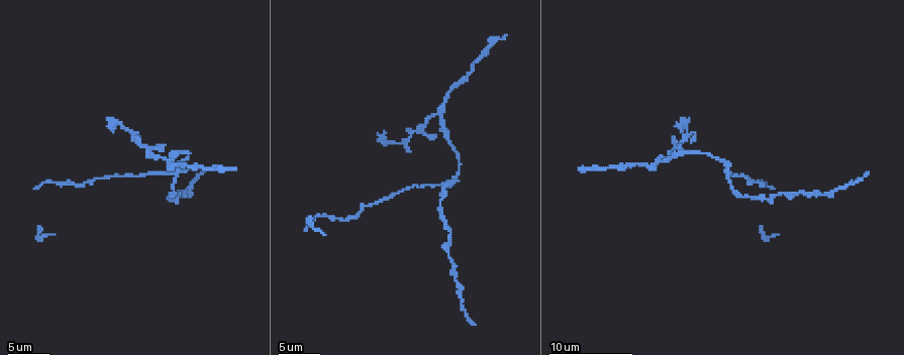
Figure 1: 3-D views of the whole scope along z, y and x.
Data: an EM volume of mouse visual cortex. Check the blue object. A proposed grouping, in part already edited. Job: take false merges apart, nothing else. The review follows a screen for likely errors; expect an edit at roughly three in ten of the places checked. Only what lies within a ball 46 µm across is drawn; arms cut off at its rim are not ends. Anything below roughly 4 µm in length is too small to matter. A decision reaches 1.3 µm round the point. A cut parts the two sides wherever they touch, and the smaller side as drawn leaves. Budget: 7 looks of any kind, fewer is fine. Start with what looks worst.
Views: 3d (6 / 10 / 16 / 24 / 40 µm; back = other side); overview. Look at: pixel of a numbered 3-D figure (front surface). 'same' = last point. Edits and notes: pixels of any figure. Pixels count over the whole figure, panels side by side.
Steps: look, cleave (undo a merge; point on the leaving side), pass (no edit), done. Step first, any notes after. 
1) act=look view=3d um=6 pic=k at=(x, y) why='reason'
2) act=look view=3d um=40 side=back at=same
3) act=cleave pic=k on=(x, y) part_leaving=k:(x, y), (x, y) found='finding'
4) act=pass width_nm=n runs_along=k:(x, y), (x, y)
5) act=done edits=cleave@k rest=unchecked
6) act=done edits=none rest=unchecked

act=look view=3d um=16 pic=1 at=(449, 184) why='four-way junction'

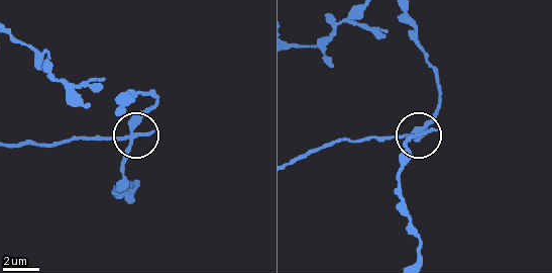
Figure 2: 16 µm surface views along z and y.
act=cleave pic=2 on=(105, 140) arms=4 part_leaving=2:(132, 137), (79, 137), (47, 146), (11, 146) found='two cells meet here'

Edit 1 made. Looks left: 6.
act=look view=3d um=6 pic=1 at=(439, 113) why='three-way junction'

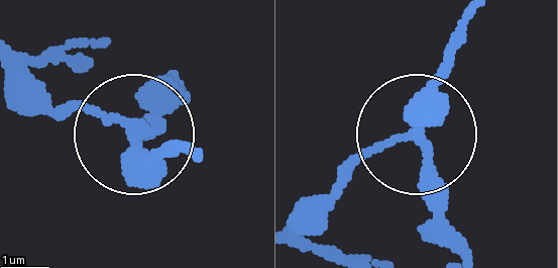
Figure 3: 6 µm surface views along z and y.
act=pass side_arm_um=11 found='all the same cell'

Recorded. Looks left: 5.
act=look view=3d um=16 pic=1 at=(826, 195) why='three-way junction'

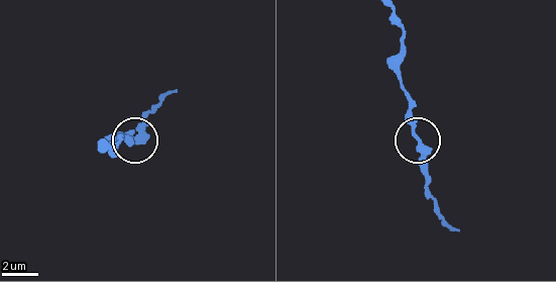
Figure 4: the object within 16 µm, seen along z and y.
act=pass runs_along=4:(392, 18), (404, 36), (400, 82), (429, 175) found='one cell here'

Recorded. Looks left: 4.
act=look view=3d um=16 pic=1 at=(411, 133) why='narrows sharply'

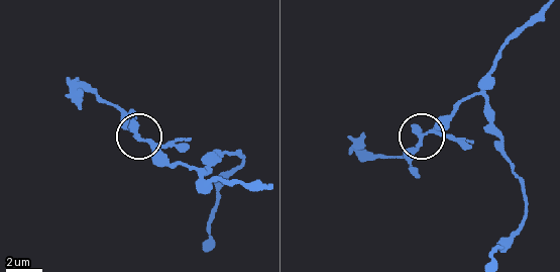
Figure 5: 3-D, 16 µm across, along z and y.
act=look view=3d um=6 pic=5 at=(139, 138)

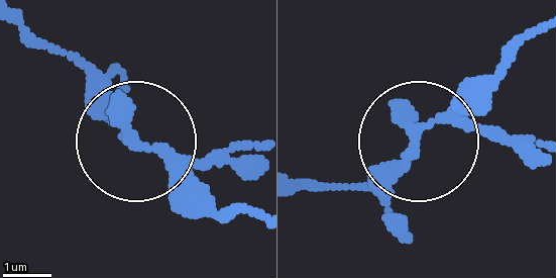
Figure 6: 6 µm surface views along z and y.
act=cleave pic=6 on=(117, 107) arms=3 part_leaving=6:(164, 152), (12, 23) found='a second cell is stuck on'

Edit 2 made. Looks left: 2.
act=done edits=cleave@2,cleave@6 rest=unchecked

